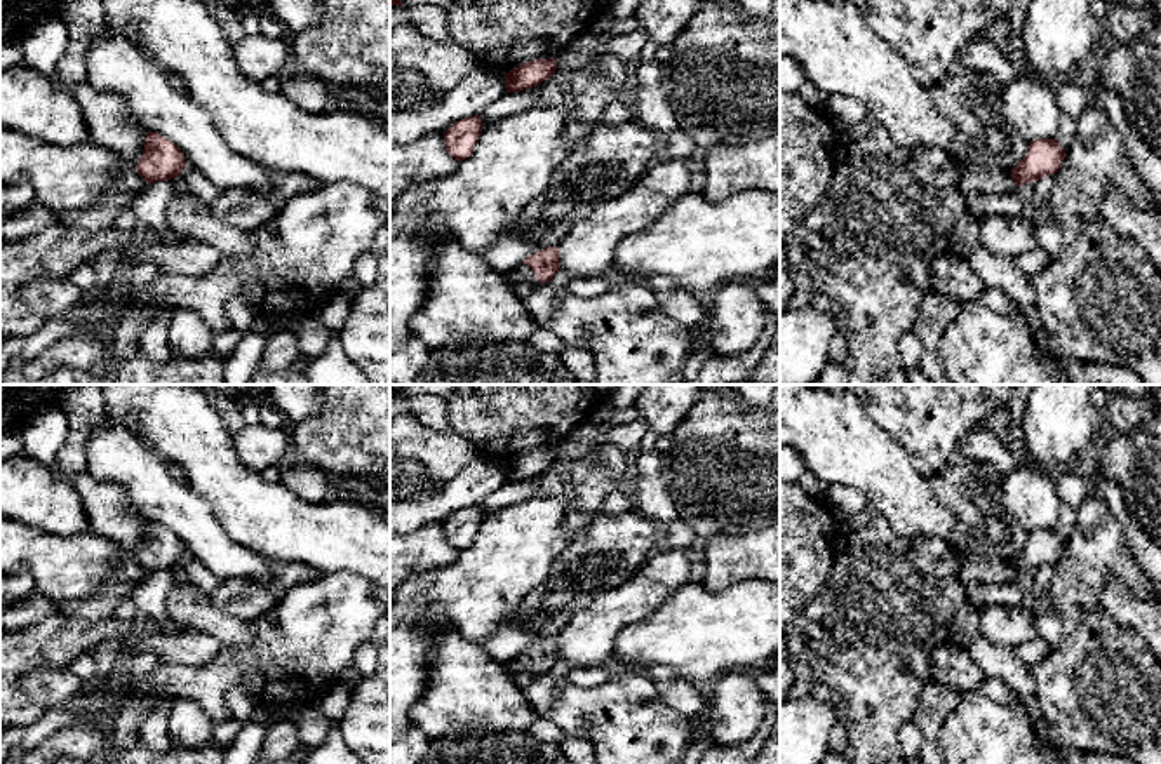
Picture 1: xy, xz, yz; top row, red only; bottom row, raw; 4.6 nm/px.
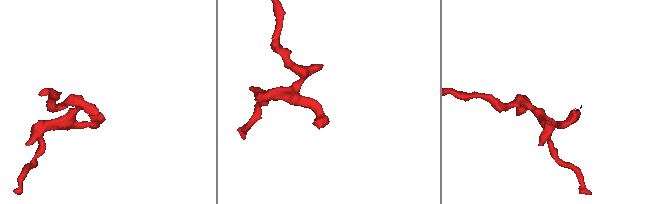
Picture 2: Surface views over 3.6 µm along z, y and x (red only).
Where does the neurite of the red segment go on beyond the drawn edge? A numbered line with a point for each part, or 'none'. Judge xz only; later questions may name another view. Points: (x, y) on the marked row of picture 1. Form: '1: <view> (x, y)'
1: xz (523, 274)

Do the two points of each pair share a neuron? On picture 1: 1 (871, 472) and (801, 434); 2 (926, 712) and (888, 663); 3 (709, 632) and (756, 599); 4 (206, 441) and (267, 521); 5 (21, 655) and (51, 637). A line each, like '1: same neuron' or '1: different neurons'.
1: same neuron
2: different neurons
3: same neuron
4: same neuron
5: same neuron

